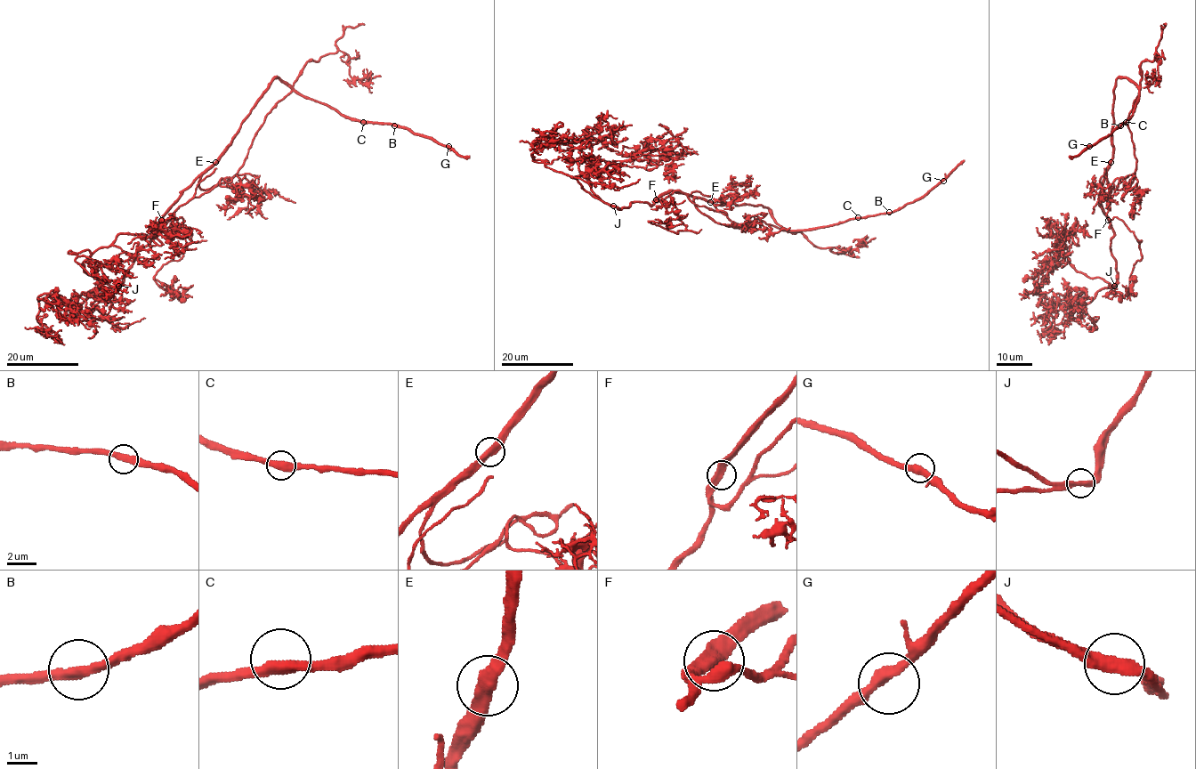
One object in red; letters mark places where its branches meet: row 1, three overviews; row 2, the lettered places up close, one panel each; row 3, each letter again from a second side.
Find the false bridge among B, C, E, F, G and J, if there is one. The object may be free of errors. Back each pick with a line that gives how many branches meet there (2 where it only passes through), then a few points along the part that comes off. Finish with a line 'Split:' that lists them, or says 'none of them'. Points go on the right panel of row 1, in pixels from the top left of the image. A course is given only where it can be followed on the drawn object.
Split: none of them

